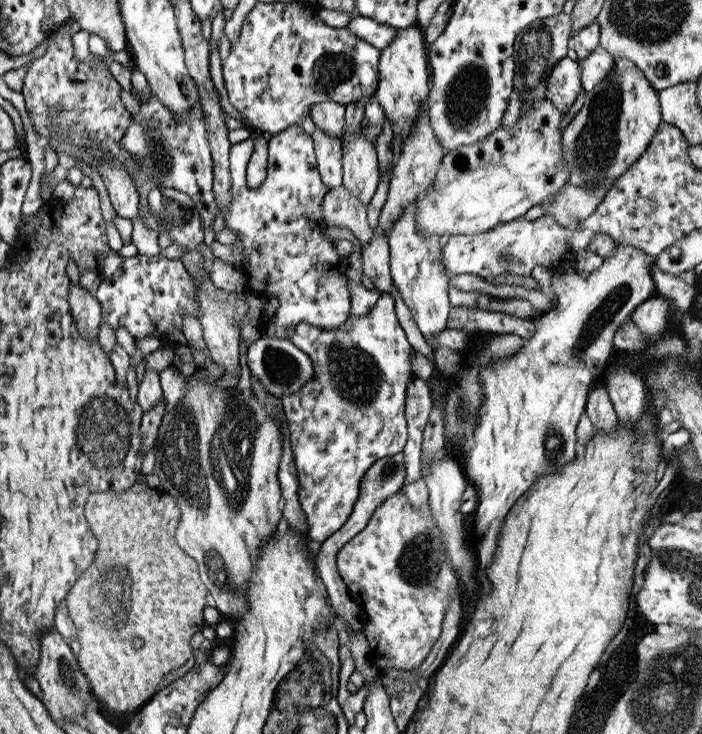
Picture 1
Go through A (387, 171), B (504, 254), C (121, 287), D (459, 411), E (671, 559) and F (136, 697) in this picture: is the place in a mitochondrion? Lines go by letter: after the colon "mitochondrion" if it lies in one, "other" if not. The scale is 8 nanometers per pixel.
A: other
B: mitochondrion
C: other
D: mitochondrion
E: mitochondrion
F: other

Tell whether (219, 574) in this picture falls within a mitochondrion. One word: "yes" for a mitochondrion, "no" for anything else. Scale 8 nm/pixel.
yes

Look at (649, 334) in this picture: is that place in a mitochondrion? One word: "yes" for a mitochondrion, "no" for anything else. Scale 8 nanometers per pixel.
no

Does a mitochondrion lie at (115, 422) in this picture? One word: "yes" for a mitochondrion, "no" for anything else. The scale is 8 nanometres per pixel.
yes

